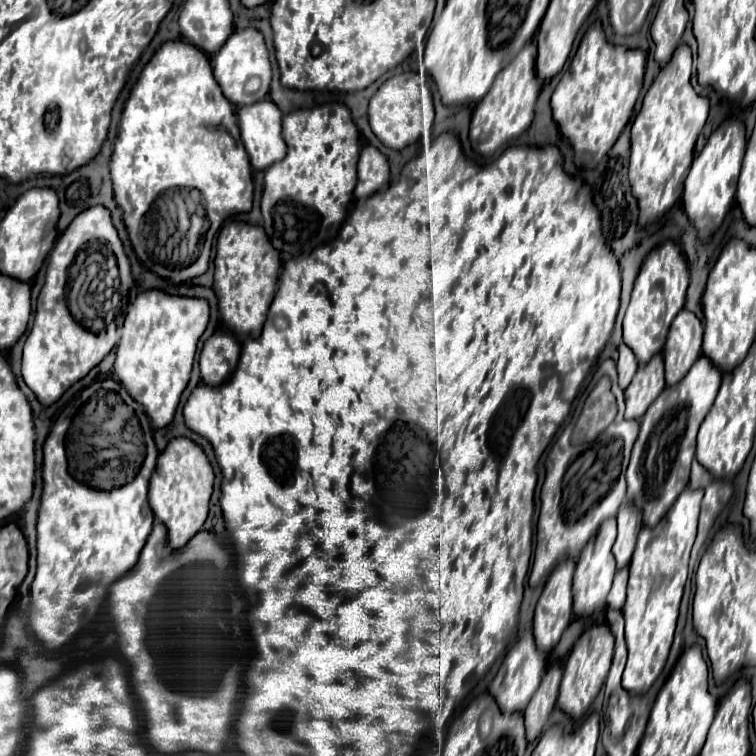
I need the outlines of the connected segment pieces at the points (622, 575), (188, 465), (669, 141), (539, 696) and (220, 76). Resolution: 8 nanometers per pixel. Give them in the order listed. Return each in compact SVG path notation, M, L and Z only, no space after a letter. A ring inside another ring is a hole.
M620 568L614 576L610 594L608 594L608 606L620 610L624 606L624 598L626 598L626 582L628 582L628 568Z
M172 438L166 450L158 456L156 470L148 486L148 502L156 520L168 528L168 542L172 548L182 548L206 522L208 504L214 486L214 470L202 446L190 438Z
M680 44L670 62L664 64L644 96L642 108L632 124L632 154L628 178L632 194L640 208L640 226L668 212L682 196L684 178L692 164L694 144L708 118L708 98L698 94L690 84L692 52L688 44Z
M560 662L550 664L546 668L546 674L544 674L536 694L532 696L532 702L524 710L526 738L530 742L534 742L546 726L548 714L554 708L556 698L558 698L558 686L560 686L560 680L562 680L562 672L564 672L564 668L560 666Z
M244 28L244 30L236 30L234 34L230 34L230 38L224 42L224 46L212 56L212 68L214 68L214 78L218 80L224 96L234 102L234 104L252 104L258 100L264 100L270 88L270 78L272 78L272 70L270 70L270 54L264 42L264 36L260 30L256 28ZM258 76L262 80L262 86L258 92L248 94L244 90L248 78Z

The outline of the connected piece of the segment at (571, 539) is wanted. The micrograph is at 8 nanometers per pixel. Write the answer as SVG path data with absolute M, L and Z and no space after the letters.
M604 360L598 364L598 376L610 376L612 392L618 400L618 416L608 426L608 430L592 444L574 448L570 446L570 430L558 436L556 444L552 444L546 456L546 480L540 492L540 516L536 528L536 550L534 562L528 576L528 584L536 588L540 582L548 578L552 568L562 558L576 560L584 544L598 530L600 522L608 516L616 516L620 502L626 498L626 480L624 470L630 460L632 446L636 442L636 432L640 430L636 420L624 418L624 392L618 386L616 362Z

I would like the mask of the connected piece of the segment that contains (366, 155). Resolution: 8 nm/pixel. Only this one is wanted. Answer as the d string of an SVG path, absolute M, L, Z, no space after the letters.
M362 146L360 160L358 160L358 184L354 190L356 198L368 198L390 180L388 160L386 156L374 146Z

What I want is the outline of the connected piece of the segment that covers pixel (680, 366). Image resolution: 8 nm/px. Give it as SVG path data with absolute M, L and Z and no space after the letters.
M684 308L676 314L662 354L666 362L666 384L674 386L702 354L702 322L694 312Z

